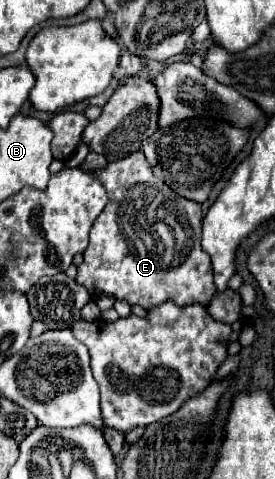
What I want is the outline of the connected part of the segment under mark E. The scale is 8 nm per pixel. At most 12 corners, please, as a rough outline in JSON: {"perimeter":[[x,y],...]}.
{"perimeter":[[142,152],[108,204],[76,282],[152,310],[214,296],[202,208]]}

